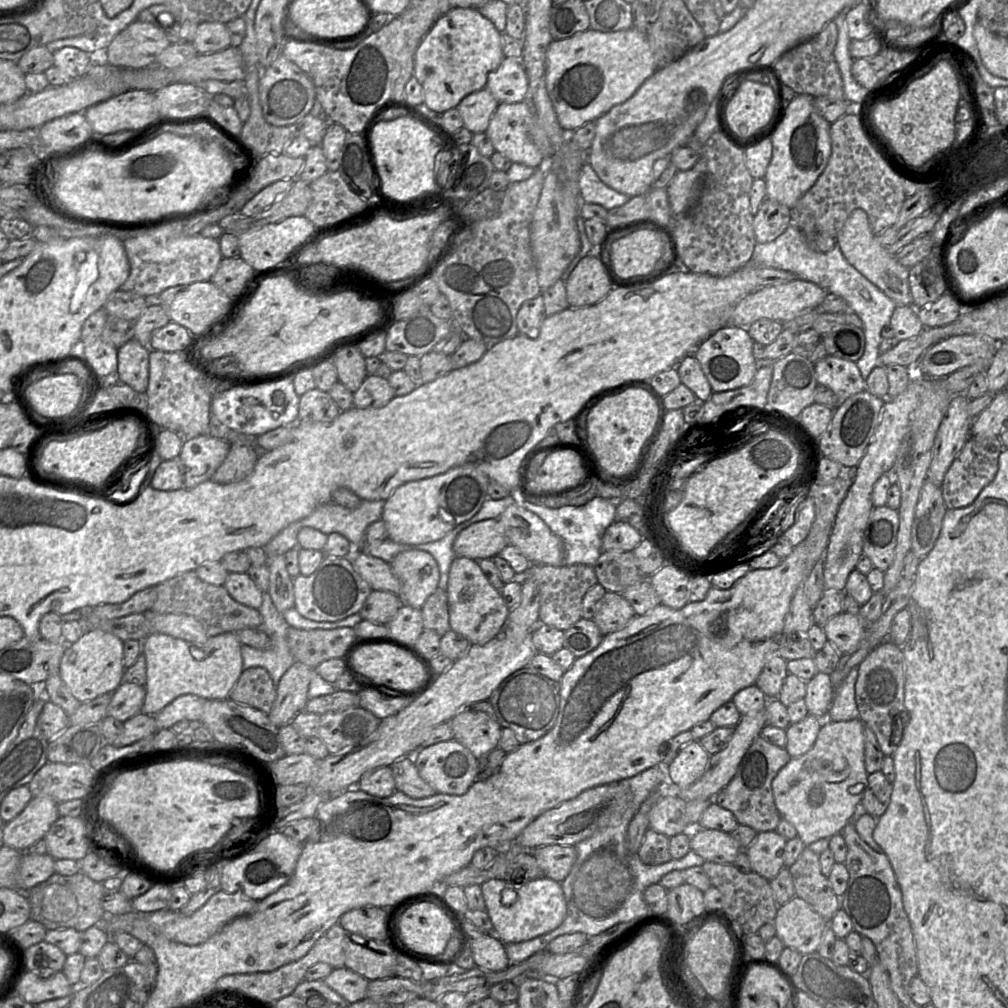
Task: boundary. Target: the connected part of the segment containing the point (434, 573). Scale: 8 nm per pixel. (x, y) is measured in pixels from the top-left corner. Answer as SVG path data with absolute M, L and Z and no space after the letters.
M409 550L398 553L390 562L390 567L399 580L398 597L403 605L421 609L438 587L439 568L436 560L426 551Z

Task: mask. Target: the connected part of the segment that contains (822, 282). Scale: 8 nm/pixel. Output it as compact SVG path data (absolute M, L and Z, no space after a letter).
M791 222L783 234L774 241L764 244L756 243L751 263L759 267L791 272L797 278L815 283L826 292L834 293L845 299L848 309L857 314L863 322L865 349L856 364L863 379L866 380L873 368L879 364L881 330L885 325L890 324L891 316L898 306L897 303L854 268L846 260L837 243L830 251L815 251L794 222Z

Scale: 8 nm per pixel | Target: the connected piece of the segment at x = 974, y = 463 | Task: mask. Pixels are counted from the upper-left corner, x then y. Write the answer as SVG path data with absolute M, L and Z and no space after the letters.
M998 436L967 439L943 479L941 489L946 510L966 507L976 499L982 489L994 479L998 470L999 455L1003 448Z

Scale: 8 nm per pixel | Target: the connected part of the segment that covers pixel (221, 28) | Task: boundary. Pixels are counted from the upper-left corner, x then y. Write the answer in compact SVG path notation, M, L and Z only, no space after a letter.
M221 22L200 23L192 45L198 54L216 53L231 47L227 24Z

